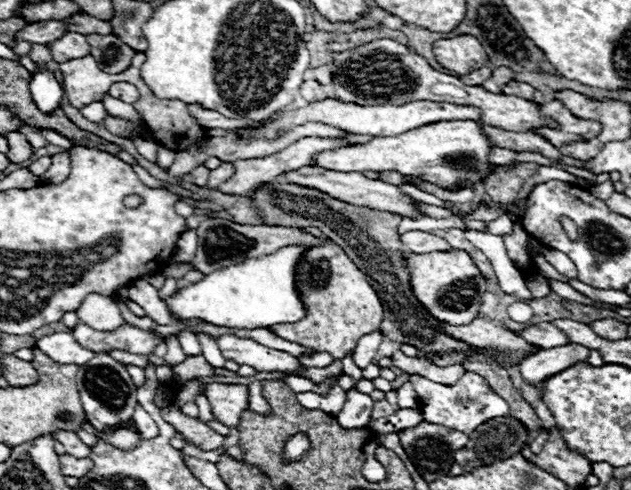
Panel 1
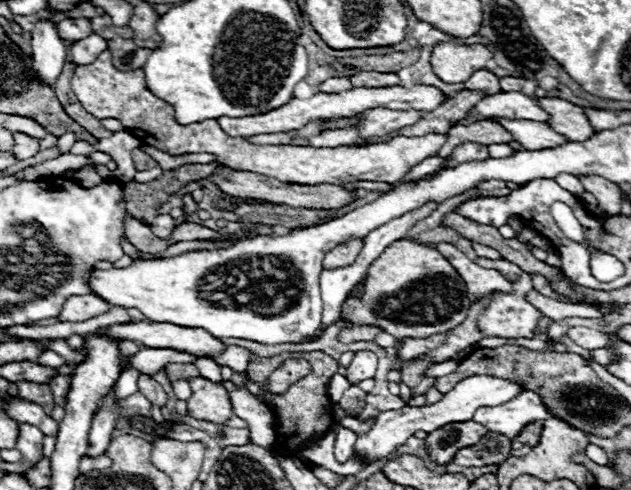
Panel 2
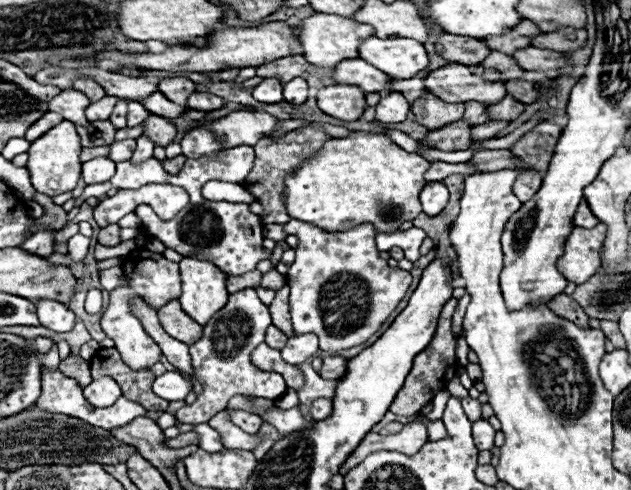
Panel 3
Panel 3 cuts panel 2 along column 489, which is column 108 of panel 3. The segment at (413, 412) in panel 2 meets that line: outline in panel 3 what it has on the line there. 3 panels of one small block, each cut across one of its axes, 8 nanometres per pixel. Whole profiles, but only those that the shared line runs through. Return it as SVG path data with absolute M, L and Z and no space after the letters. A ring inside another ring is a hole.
M104 376L100 380L92 380L86 388L84 388L84 398L96 406L96 408L108 408L112 406L118 398L122 396L120 386L116 384L114 378Z

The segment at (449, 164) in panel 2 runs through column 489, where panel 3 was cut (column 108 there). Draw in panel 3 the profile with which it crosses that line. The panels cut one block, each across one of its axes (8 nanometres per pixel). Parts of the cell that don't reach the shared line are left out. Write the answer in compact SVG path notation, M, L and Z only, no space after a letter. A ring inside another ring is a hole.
M116 140L110 144L108 158L114 162L124 162L132 158L132 152L136 148L136 140Z

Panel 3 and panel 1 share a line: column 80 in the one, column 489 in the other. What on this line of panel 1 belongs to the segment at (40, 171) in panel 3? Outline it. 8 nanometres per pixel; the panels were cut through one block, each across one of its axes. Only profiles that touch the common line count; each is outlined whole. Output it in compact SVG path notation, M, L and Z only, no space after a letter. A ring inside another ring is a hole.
M454 120L454 122L434 122L422 128L402 132L398 136L376 136L368 144L346 146L320 152L312 158L312 166L334 170L334 172L400 172L404 176L418 176L436 186L474 182L490 174L490 162L486 154L490 152L486 136L480 132L478 122Z

